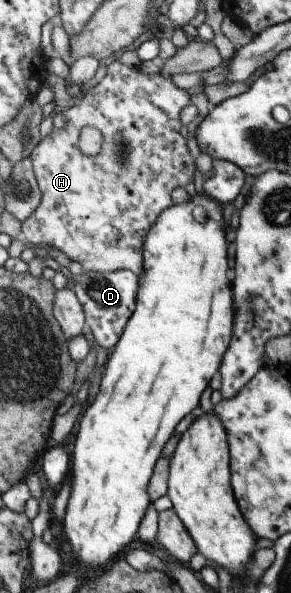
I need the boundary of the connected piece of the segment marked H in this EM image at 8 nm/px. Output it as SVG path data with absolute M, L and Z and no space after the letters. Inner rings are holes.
M115 60L106 66L101 81L87 89L73 107L56 108L51 133L41 138L28 157L41 199L37 209L21 222L24 241L59 249L70 261L79 263L83 272L129 270L133 275L141 275L145 233L159 213L173 205L171 191L193 182L193 157L179 133L179 113L190 104L189 98L187 90L175 87L171 79L158 73L141 73L137 66L127 67ZM87 126L98 129L103 137L101 151L93 157L81 155L77 147L80 131Z

